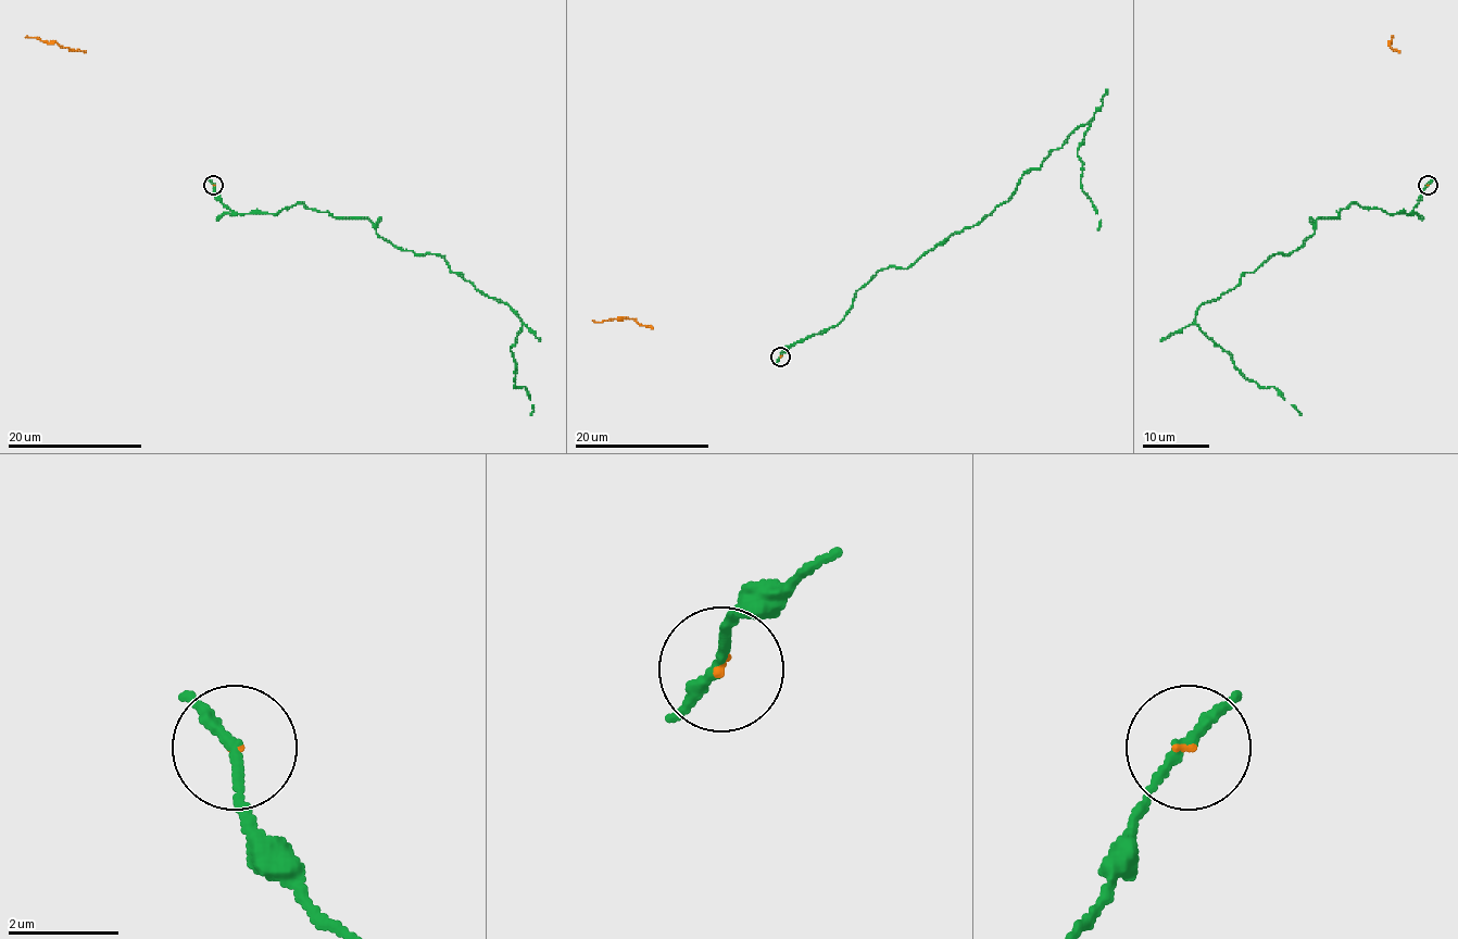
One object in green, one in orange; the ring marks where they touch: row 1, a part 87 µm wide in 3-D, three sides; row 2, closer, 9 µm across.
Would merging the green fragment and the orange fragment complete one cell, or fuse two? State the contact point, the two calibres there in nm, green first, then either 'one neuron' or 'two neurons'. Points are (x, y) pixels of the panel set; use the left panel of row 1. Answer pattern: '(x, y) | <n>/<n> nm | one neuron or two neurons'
(213, 185) | 170/50 nm | one neuron

